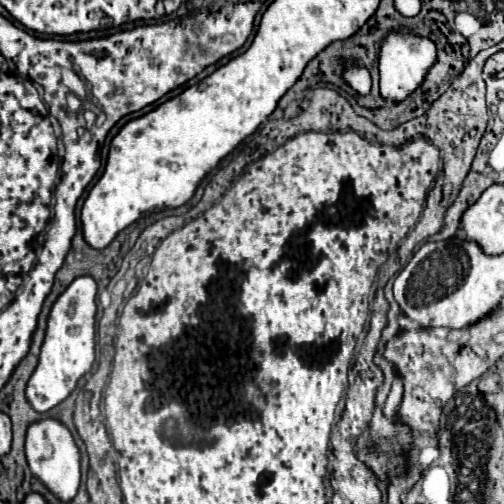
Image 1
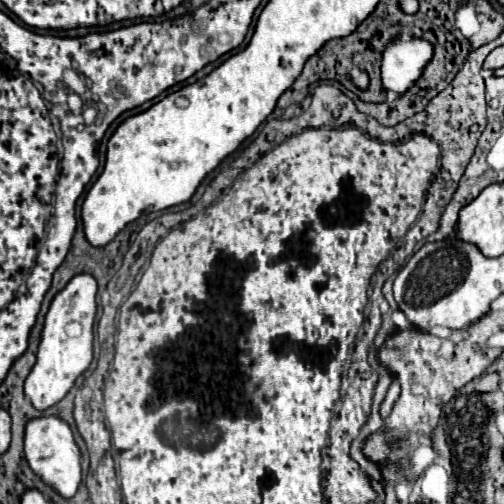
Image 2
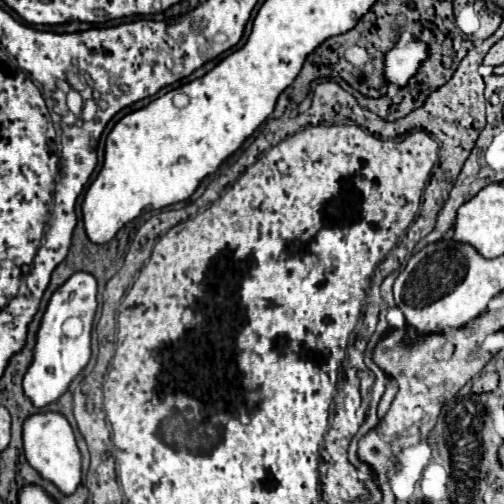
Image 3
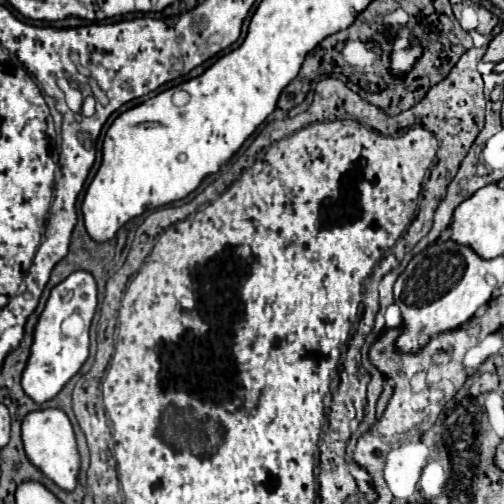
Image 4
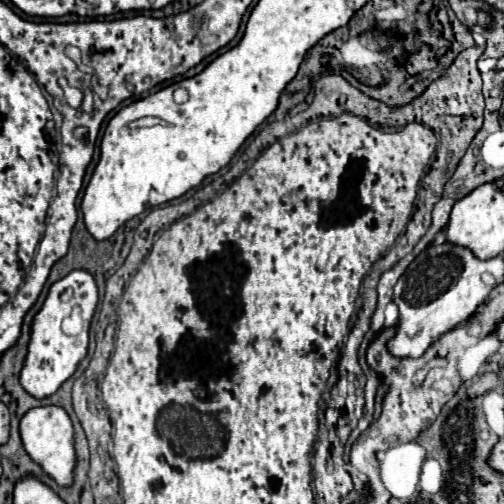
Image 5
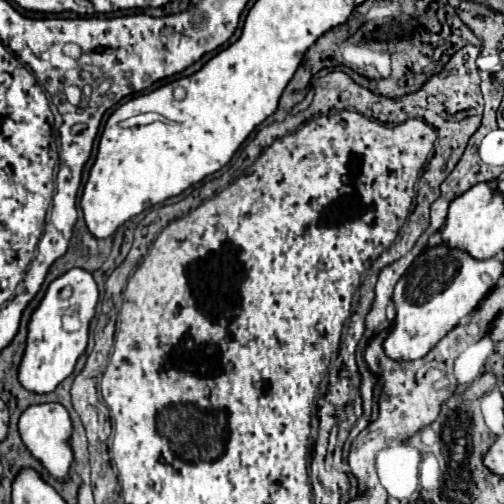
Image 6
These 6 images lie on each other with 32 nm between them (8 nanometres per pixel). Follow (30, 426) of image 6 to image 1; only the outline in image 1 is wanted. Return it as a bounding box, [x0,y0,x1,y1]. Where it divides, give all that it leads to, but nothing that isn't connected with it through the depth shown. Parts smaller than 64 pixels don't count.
[26,418,80,502]

